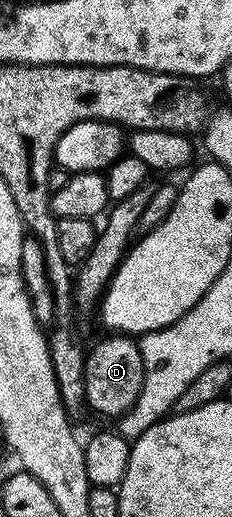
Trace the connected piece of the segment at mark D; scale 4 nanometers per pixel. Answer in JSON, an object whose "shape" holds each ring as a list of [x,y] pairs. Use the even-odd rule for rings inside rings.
{"shape":[[[106,334],[106,337],[86,354],[84,366],[84,390],[86,406],[98,416],[121,418],[140,398],[144,386],[144,358],[139,341],[130,334]]]}

